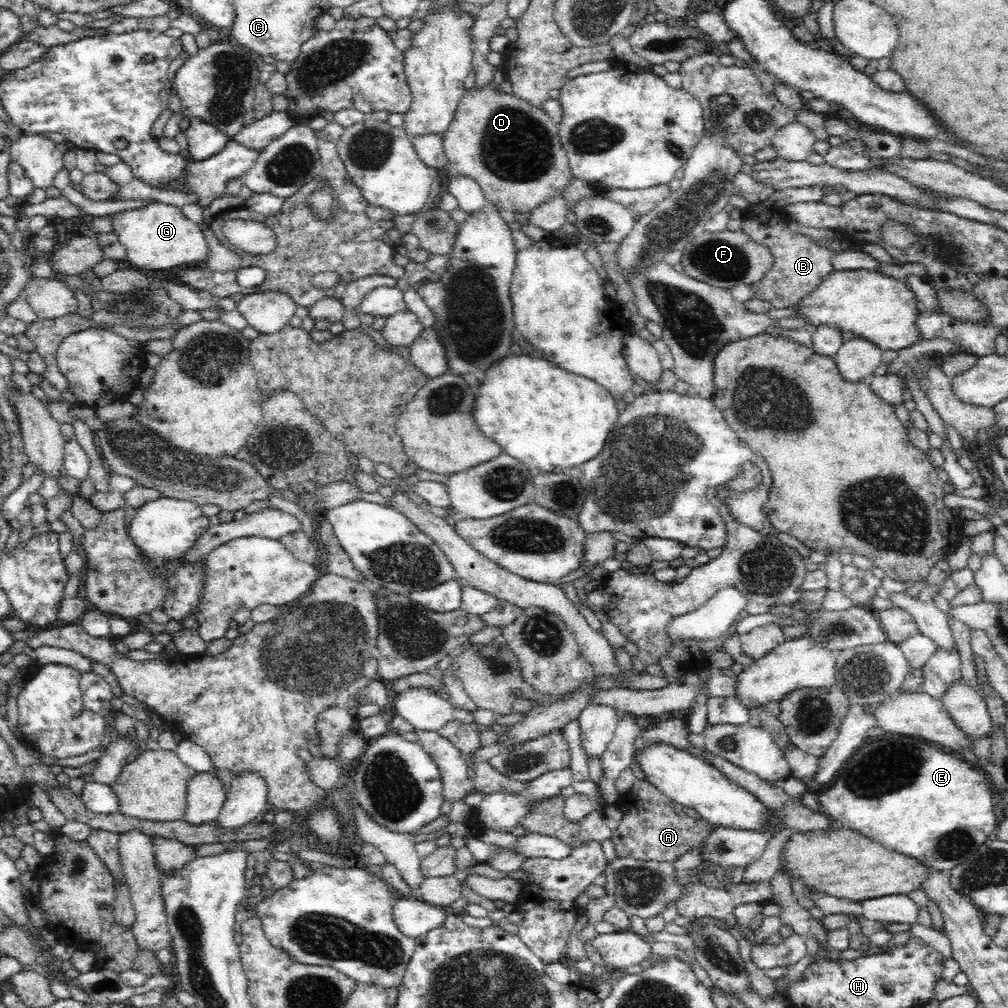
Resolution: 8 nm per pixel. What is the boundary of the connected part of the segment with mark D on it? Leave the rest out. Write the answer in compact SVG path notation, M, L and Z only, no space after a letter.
M489 84L484 89L476 89L476 86L469 90L469 92L461 99L455 120L452 120L451 126L448 131L443 134L443 148L445 151L446 159L448 160L447 170L449 175L453 176L468 176L472 178L480 187L485 197L495 205L495 208L499 210L510 210L513 213L532 213L536 206L548 202L548 200L554 200L554 198L564 198L568 196L568 184L572 180L573 174L570 170L569 159L567 153L562 147L559 133L558 124L550 118L550 116L541 108L534 107L528 102L521 100L520 97L508 95L497 89L493 89Z

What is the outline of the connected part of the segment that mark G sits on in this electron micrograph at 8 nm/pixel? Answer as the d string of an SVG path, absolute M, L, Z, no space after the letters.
M152 200L143 207L112 215L113 234L125 246L125 259L132 267L172 270L206 263L210 247L203 230L192 220L188 220L180 209L178 206Z

